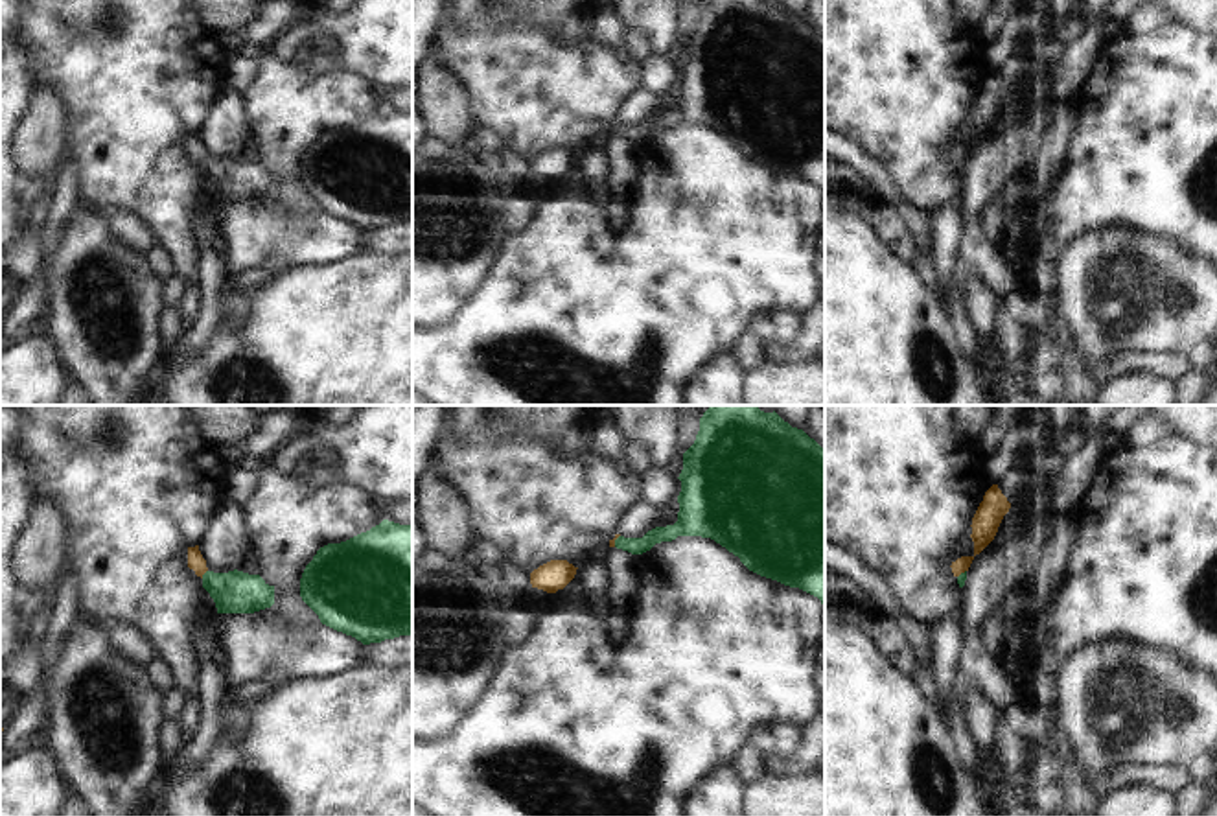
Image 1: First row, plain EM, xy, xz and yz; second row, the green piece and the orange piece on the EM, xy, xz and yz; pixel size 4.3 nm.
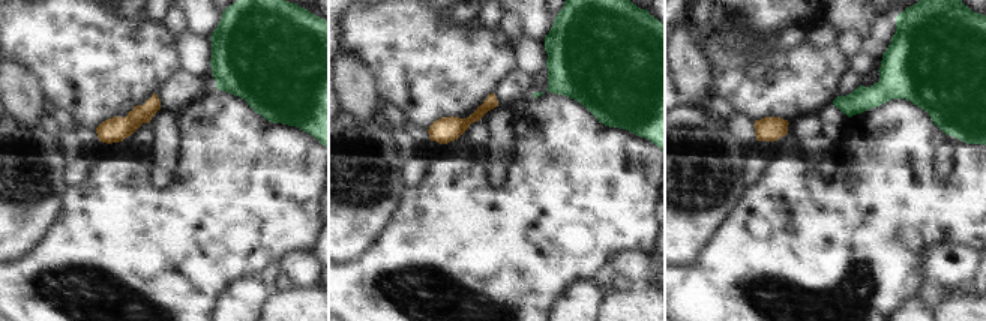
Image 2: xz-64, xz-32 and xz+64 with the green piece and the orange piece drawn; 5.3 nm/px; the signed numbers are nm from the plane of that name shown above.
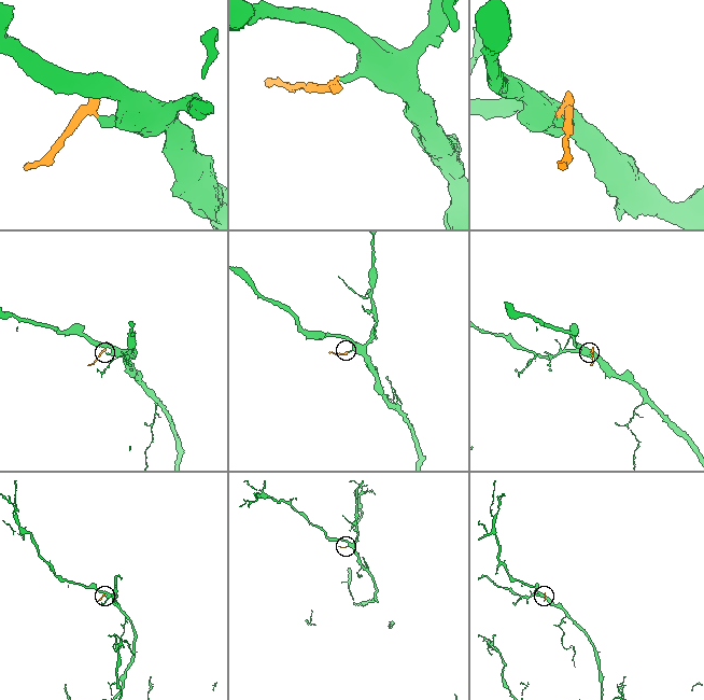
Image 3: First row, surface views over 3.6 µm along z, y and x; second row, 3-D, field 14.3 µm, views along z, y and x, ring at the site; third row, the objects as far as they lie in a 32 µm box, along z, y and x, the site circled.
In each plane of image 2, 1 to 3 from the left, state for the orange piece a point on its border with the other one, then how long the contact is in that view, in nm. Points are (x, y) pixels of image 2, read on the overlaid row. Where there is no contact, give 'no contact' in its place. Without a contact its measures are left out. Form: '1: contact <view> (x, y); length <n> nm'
1: no contact
2: no contact
3: no contact

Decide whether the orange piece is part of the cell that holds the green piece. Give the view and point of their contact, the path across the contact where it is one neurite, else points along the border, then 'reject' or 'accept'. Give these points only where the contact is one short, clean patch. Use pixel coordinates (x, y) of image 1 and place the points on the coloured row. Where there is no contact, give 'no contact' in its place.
meets green in xy at (205, 573); runs through xy (234, 592), (216, 584), (205, 573), (196, 560); accept

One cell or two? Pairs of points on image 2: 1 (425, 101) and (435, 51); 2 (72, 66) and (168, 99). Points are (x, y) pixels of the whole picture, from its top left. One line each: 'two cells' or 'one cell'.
1: one cell
2: two cells

